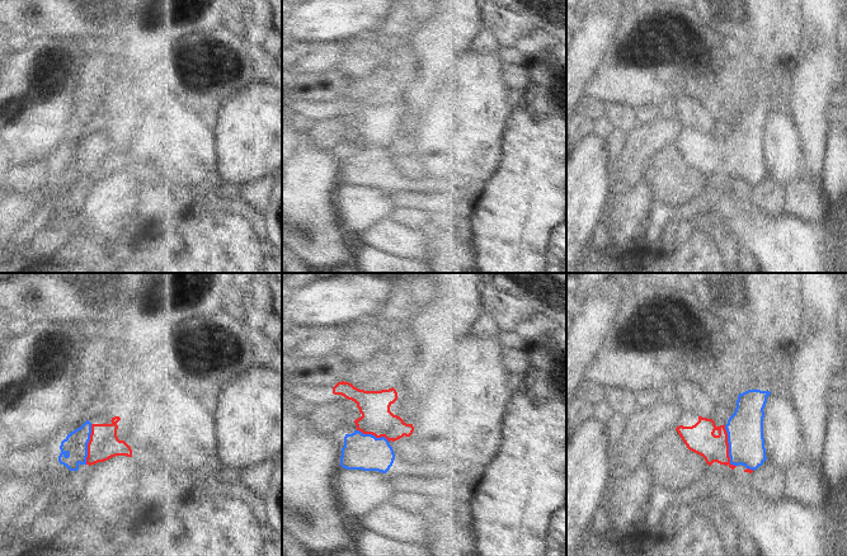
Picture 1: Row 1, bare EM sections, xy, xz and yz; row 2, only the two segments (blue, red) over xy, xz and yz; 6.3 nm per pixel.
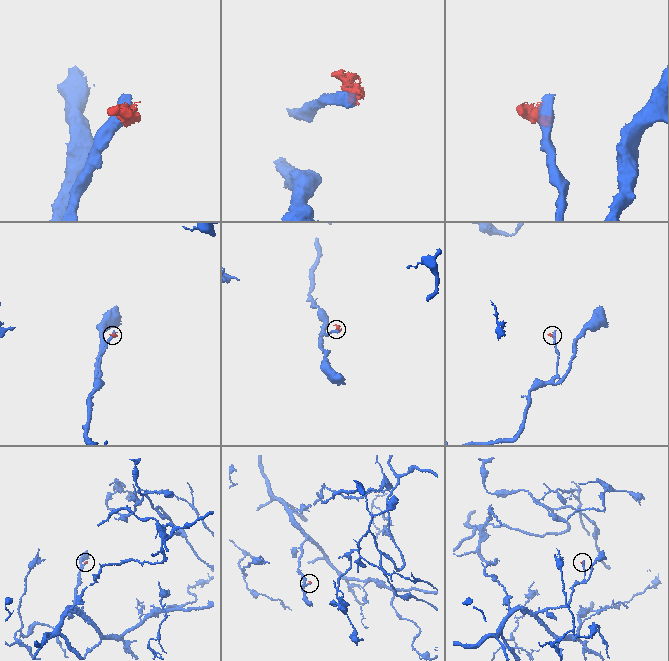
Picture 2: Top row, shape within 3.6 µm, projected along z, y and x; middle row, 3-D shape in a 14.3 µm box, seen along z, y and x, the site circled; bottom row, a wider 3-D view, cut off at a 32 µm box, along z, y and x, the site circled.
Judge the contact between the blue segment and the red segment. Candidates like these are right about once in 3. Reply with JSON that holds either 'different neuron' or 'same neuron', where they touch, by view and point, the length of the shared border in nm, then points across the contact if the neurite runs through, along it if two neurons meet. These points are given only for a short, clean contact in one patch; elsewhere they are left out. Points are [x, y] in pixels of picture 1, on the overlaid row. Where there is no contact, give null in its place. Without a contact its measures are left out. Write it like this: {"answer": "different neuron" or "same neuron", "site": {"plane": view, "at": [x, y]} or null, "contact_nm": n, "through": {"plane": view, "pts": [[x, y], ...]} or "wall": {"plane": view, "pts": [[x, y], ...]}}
{"answer": "same neuron", "site": {"plane": "yz", "at": [729, 447]}, "contact_nm": 280, "through": {"plane": "yz", "pts": [[744, 428], [744, 432], [729, 447], [710, 447], [700, 438]]}}

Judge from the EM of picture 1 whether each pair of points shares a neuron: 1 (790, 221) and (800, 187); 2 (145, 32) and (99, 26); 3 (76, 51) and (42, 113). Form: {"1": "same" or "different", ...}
{"1": "different", "2": "different", "3": "same"}

